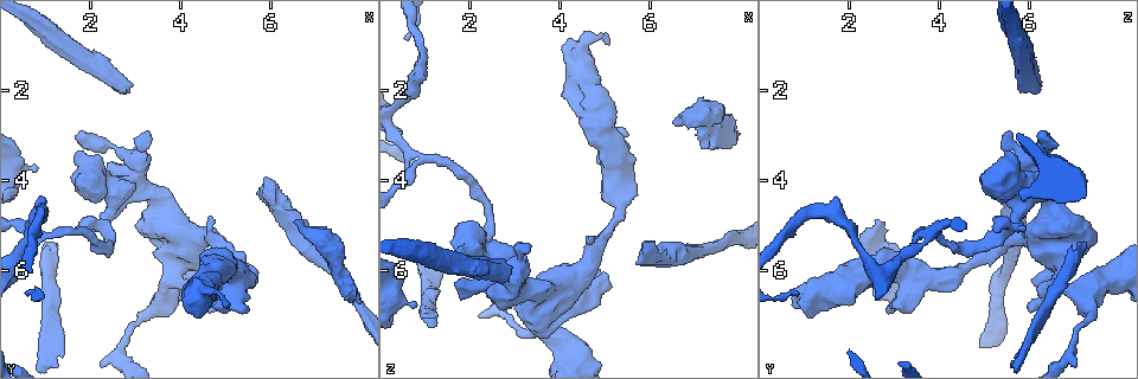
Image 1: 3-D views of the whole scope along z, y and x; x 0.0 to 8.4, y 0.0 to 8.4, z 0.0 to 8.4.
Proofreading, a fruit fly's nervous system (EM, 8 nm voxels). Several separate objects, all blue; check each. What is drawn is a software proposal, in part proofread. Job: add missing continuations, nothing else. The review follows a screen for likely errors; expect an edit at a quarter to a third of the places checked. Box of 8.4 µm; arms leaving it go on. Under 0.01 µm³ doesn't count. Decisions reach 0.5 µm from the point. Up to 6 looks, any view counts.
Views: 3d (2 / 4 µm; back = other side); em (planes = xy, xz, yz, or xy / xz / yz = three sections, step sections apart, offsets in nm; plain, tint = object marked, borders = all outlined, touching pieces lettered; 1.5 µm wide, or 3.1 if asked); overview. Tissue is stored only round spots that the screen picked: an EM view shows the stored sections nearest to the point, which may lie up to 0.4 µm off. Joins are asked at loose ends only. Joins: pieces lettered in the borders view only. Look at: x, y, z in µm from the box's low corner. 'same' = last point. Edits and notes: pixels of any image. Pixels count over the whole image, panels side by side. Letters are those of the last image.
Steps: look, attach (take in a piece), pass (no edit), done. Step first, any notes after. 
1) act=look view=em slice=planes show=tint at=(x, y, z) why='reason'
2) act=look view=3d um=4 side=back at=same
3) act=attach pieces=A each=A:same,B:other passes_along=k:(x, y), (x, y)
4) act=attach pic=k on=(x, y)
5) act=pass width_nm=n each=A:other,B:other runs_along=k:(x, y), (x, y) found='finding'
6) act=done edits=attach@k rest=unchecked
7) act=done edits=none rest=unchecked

act=look view=em slice=planes show=borders at=(2.90, 2.05, 6.20)

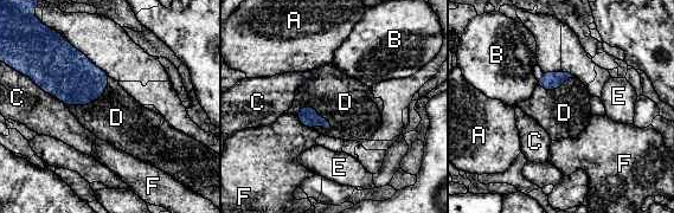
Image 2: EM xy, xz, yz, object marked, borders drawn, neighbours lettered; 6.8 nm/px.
act=attach pieces=D longest_contact=D:280nm each=A:other,B:other,C:other,D:same,E:other,F:other found='the cell continues'

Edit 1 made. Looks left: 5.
act=look view=3d um=2 at=(1.20, 5.40, 7.30)

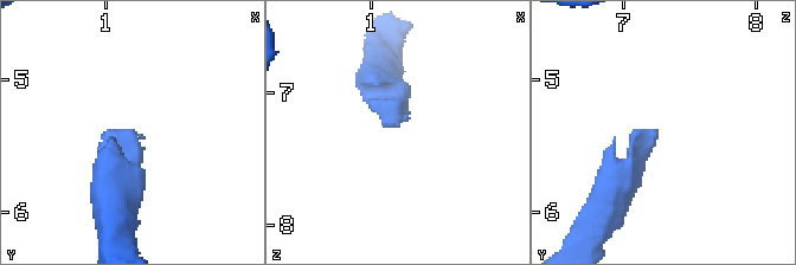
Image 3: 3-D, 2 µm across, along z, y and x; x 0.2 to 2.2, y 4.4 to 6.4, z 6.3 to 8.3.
act=look view=em slice=planes show=borders at=(1.18, 5.40, 7.28)

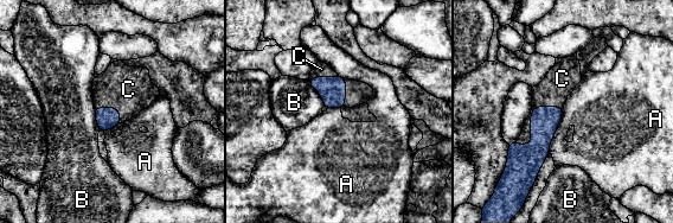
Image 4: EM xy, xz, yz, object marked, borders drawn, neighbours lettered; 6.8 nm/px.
act=attach pieces=C longest_contact=C:400nm each=A:other,B:other,C:same passes_along=4:(544, 120), (531, 119), (553, 90) found='it goes on there'

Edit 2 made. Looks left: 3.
act=look view=overview

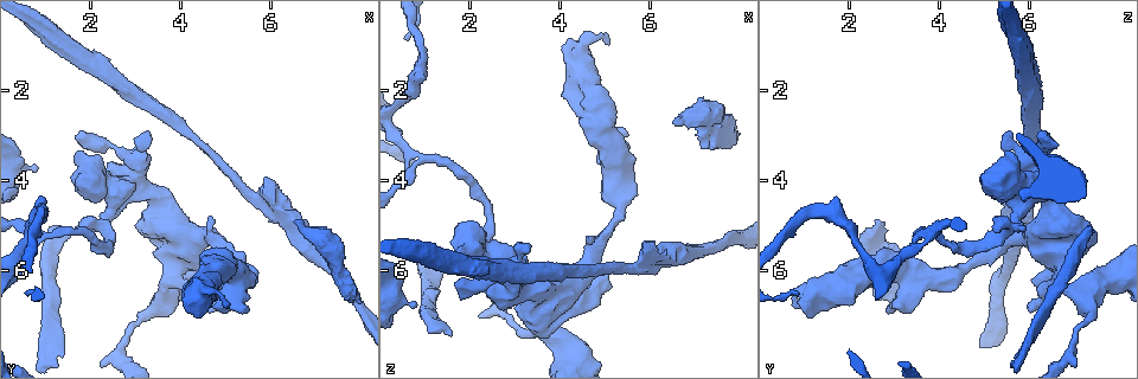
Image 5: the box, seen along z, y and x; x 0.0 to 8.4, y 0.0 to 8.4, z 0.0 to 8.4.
act=look view=em slice=planes show=borders at=(4.30, 7.05, 1.20) why='stops while still wide'

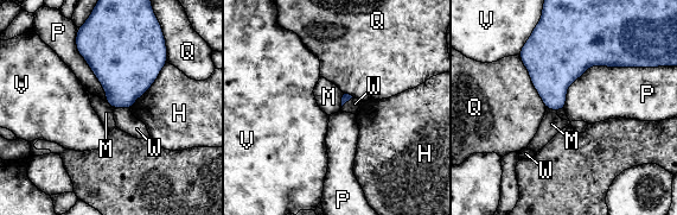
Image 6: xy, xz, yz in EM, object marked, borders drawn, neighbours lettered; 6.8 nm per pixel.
act=pass each=H:other,M:other,P:other,Q:other,V:other,W:other border=6:(344, 94), (340, 107) found='none of them fits'

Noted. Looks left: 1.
act=done edits=attach@2,attach@4 rest=unchecked

